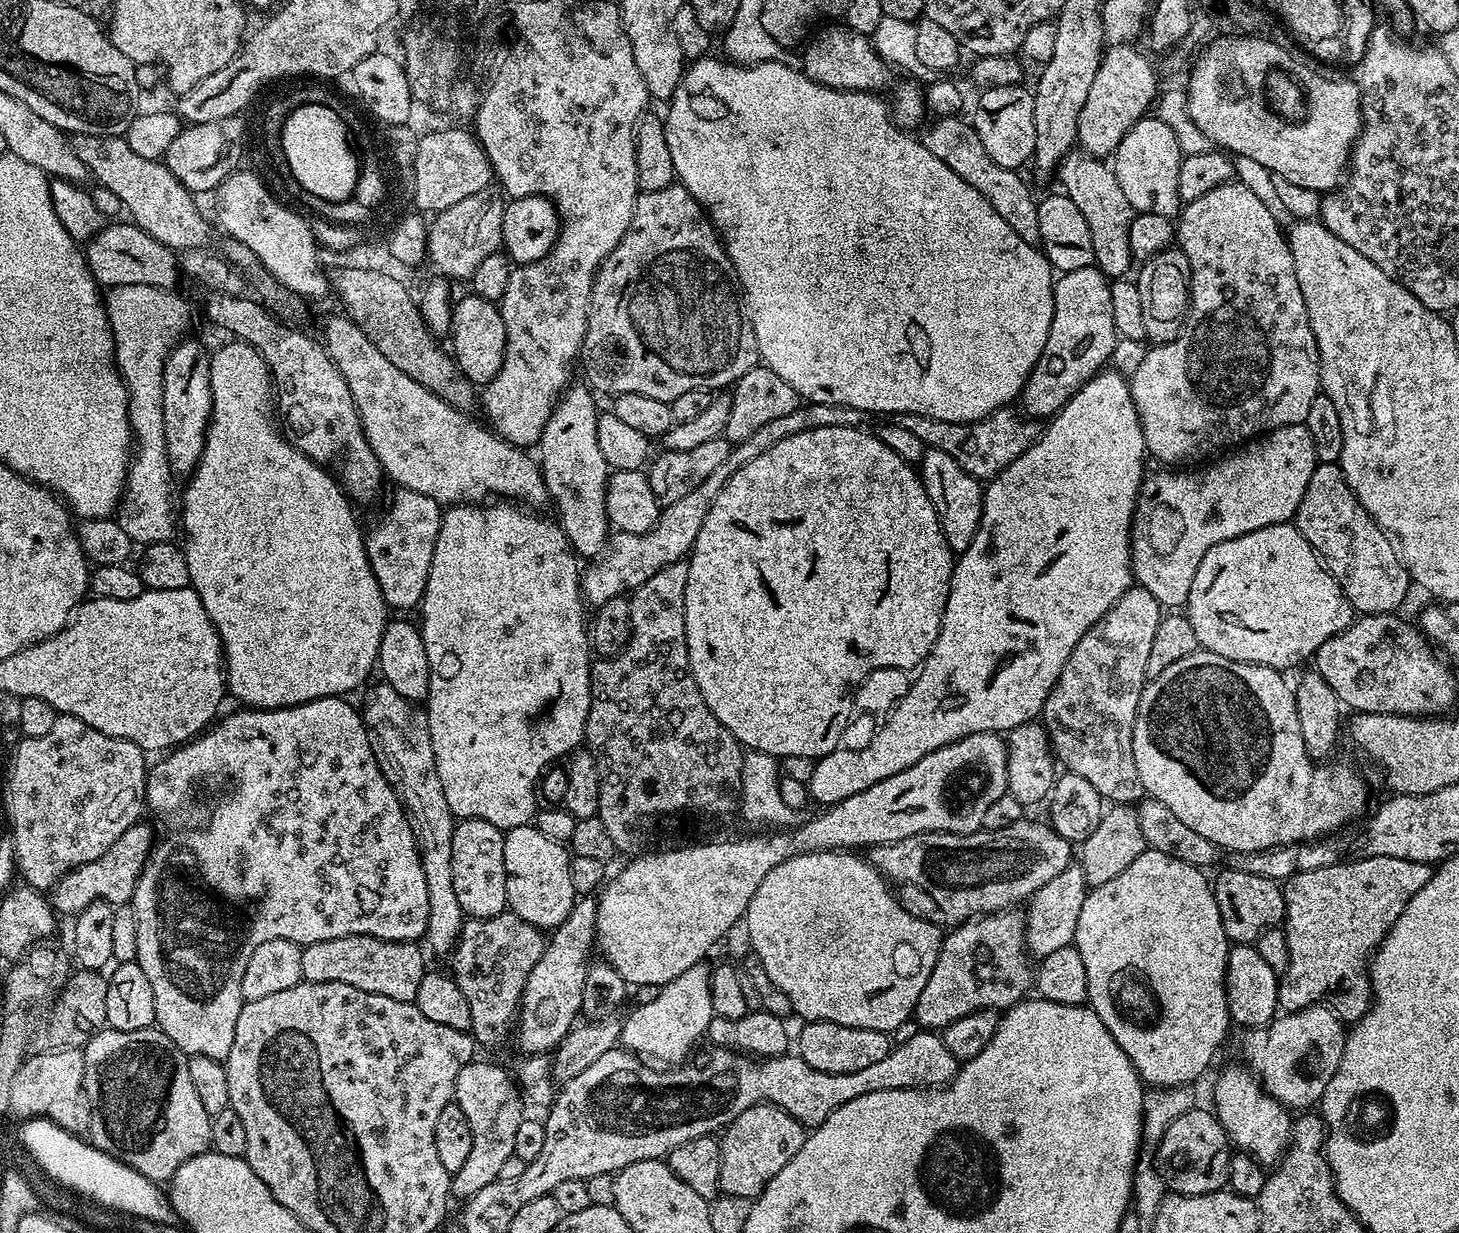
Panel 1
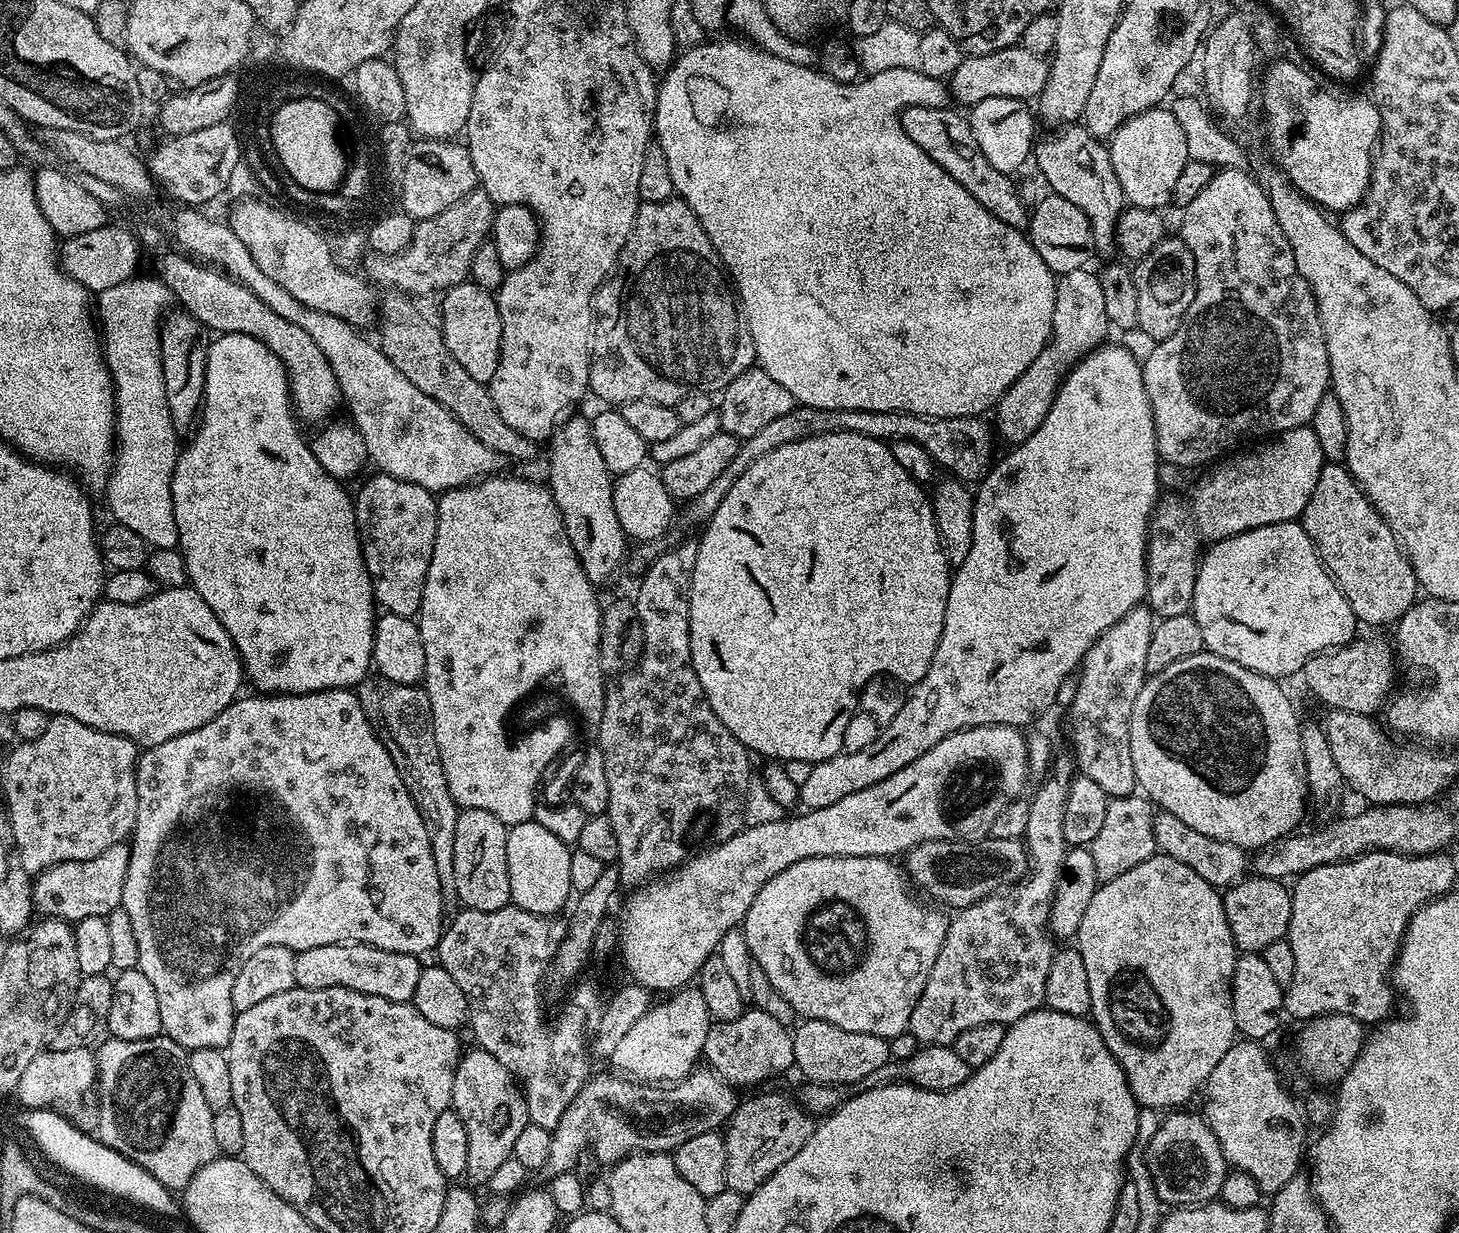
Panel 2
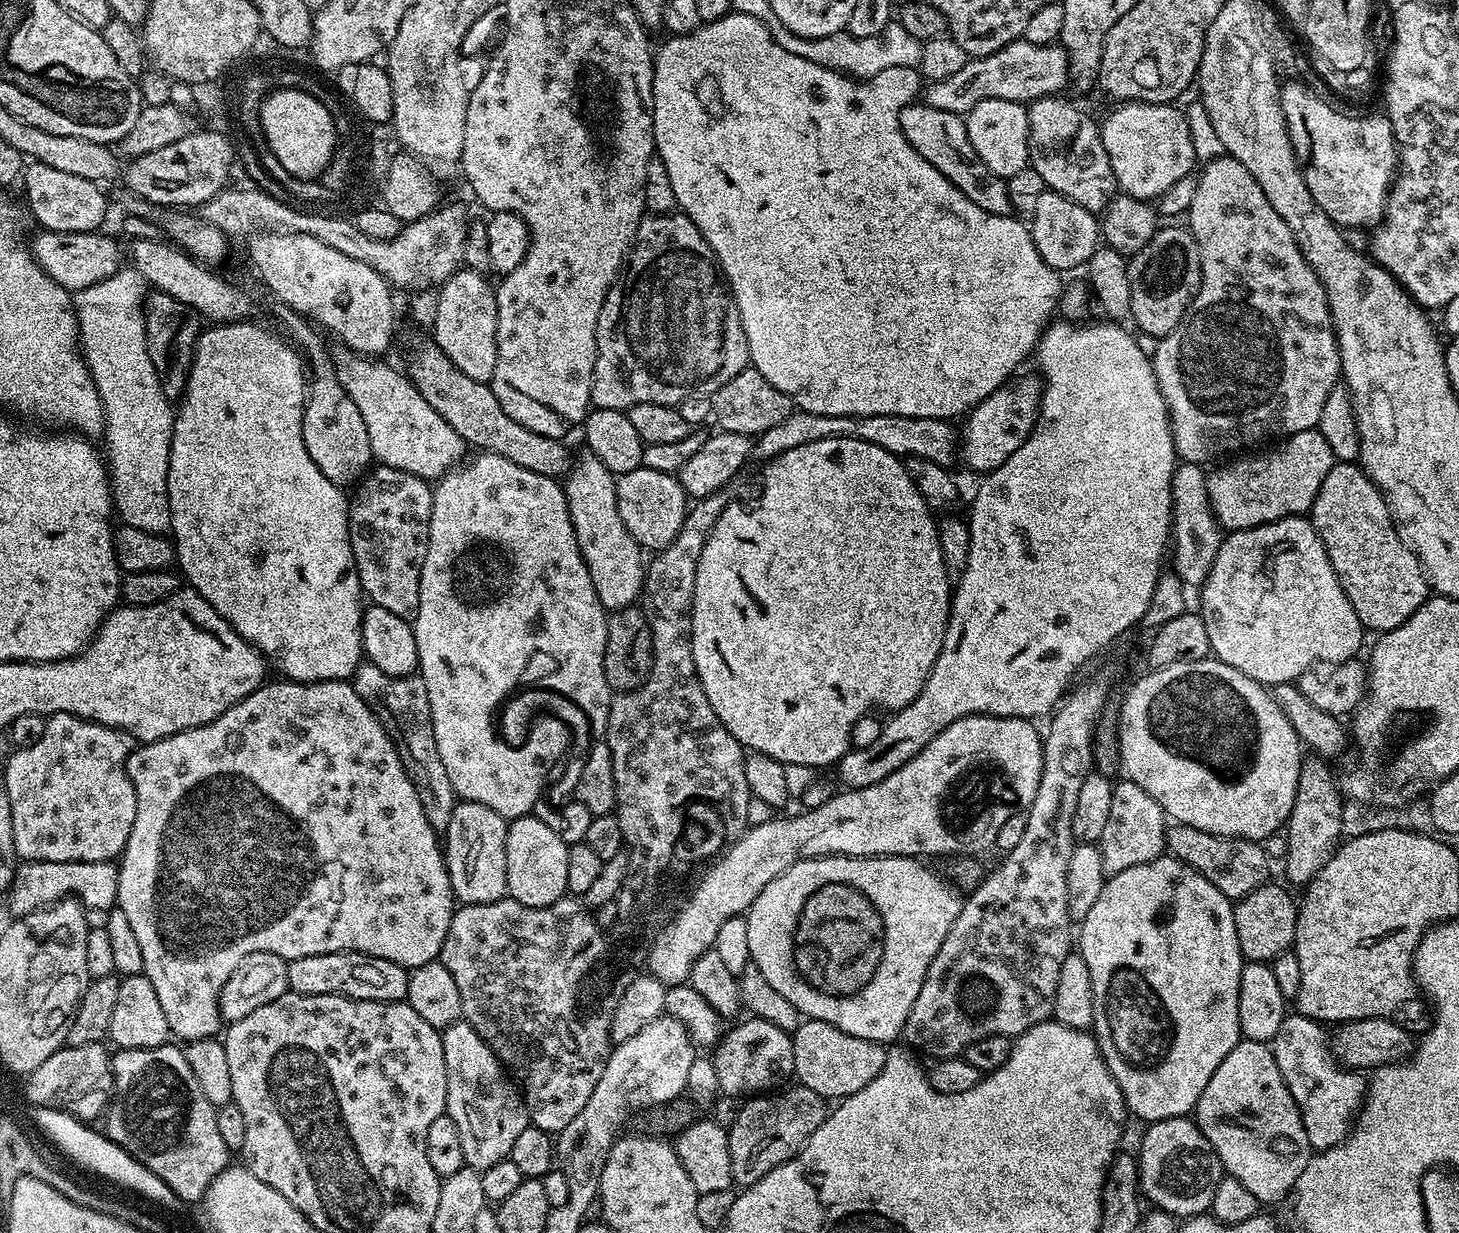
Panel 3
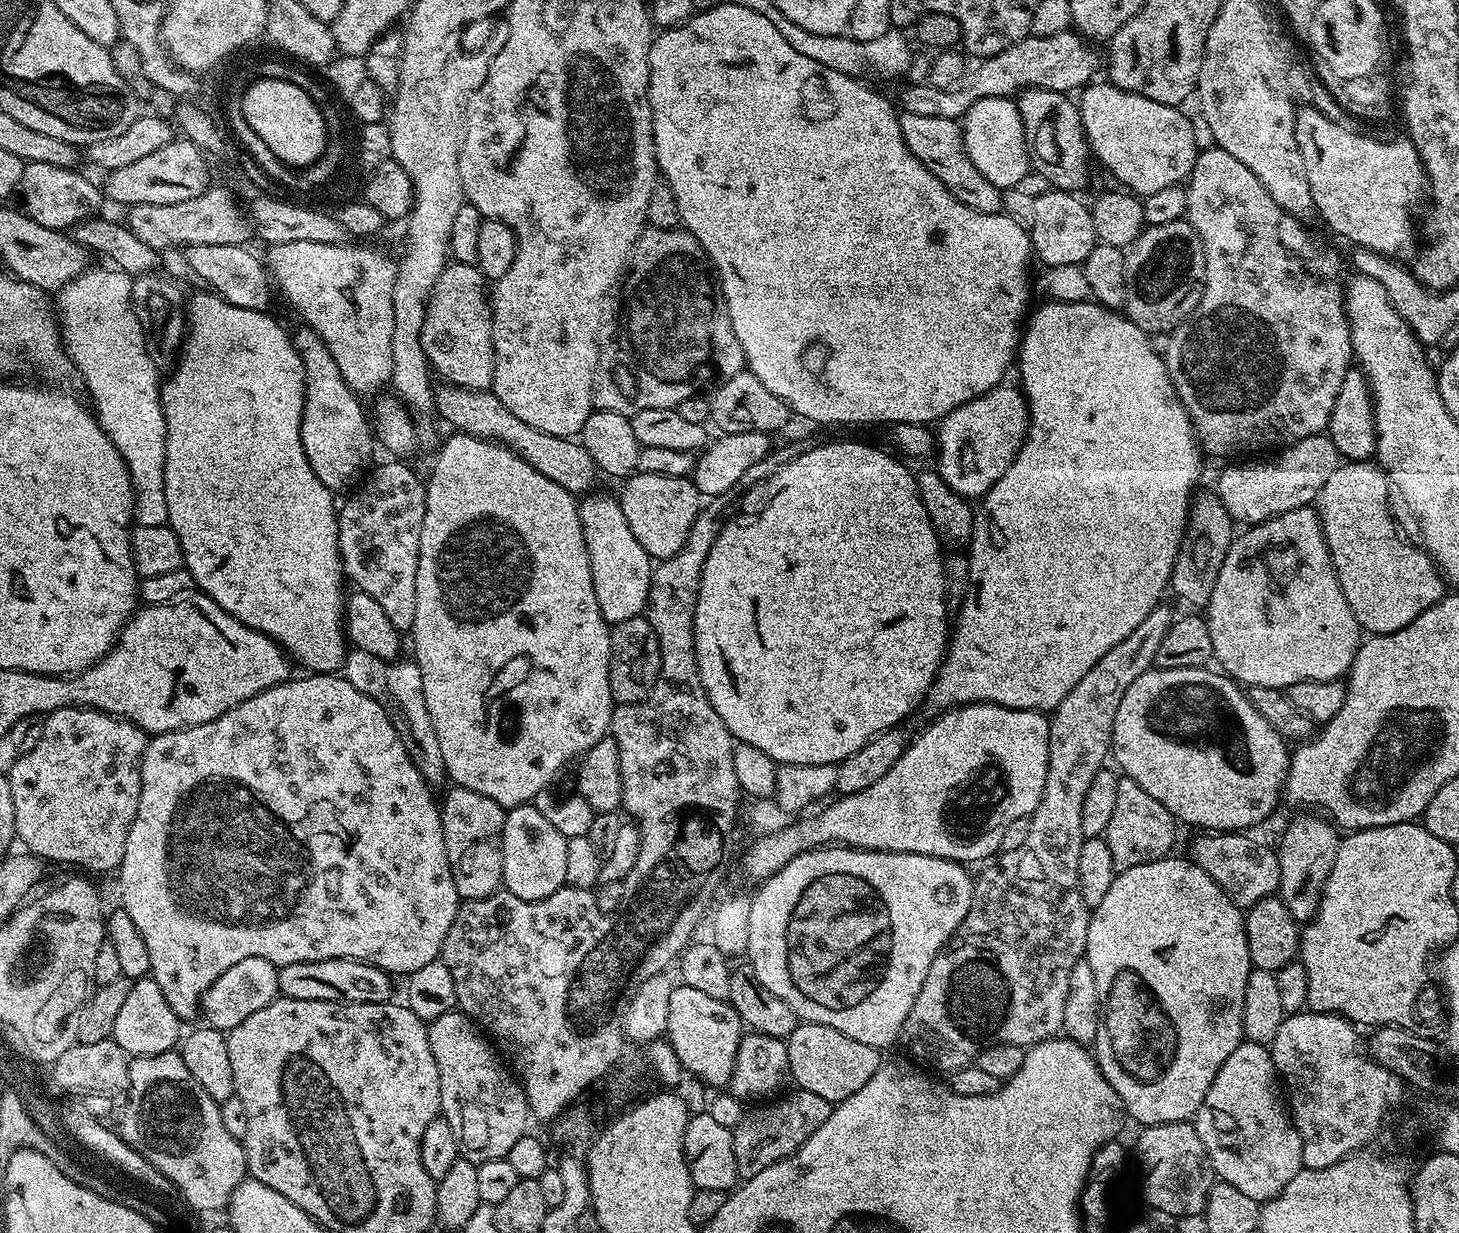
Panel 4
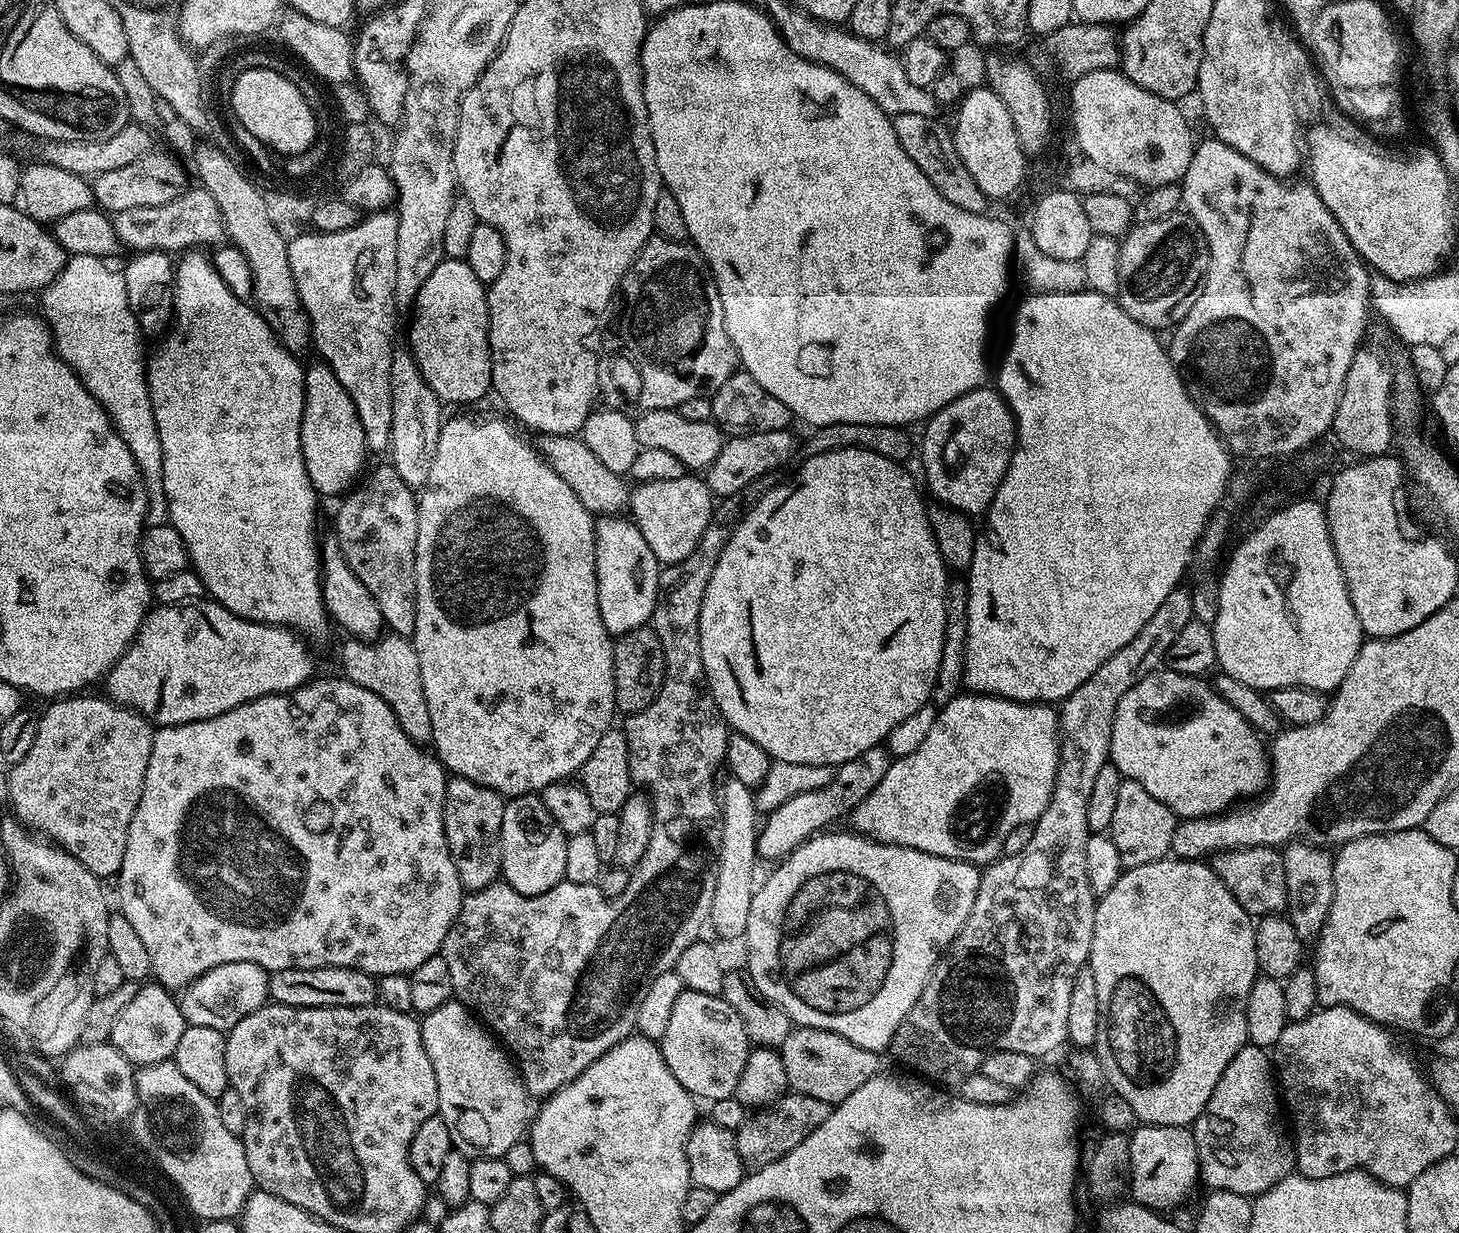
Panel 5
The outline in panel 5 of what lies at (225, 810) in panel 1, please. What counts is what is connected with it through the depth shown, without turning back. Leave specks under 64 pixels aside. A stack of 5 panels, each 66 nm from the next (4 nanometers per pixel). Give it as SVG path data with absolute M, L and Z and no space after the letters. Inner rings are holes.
M314 678L302 687L296 688L290 694L282 696L263 696L257 700L252 700L248 704L238 706L226 714L218 714L209 720L199 720L189 724L175 724L169 728L160 726L155 729L152 737L152 749L150 750L150 766L146 766L146 782L142 786L142 798L138 802L138 810L134 810L134 818L130 822L130 830L126 838L126 858L122 858L122 866L118 873L120 880L120 904L119 911L123 912L126 922L134 926L138 938L142 938L142 943L146 946L146 951L150 953L150 966L152 976L163 988L169 990L183 990L196 980L206 970L214 970L214 966L222 966L226 962L254 962L261 964L266 969L275 970L281 967L284 956L284 948L288 948L289 968L321 968L322 966L342 966L343 968L357 968L363 972L370 973L371 976L403 976L410 974L426 958L437 955L444 947L444 939L454 926L454 918L458 918L458 910L462 906L466 889L460 885L458 870L454 866L454 858L450 854L450 846L446 842L444 833L444 786L446 783L446 769L439 759L431 751L425 750L421 745L407 736L390 706L386 706L378 694L358 686L354 682L343 678L337 680L319 680Z

